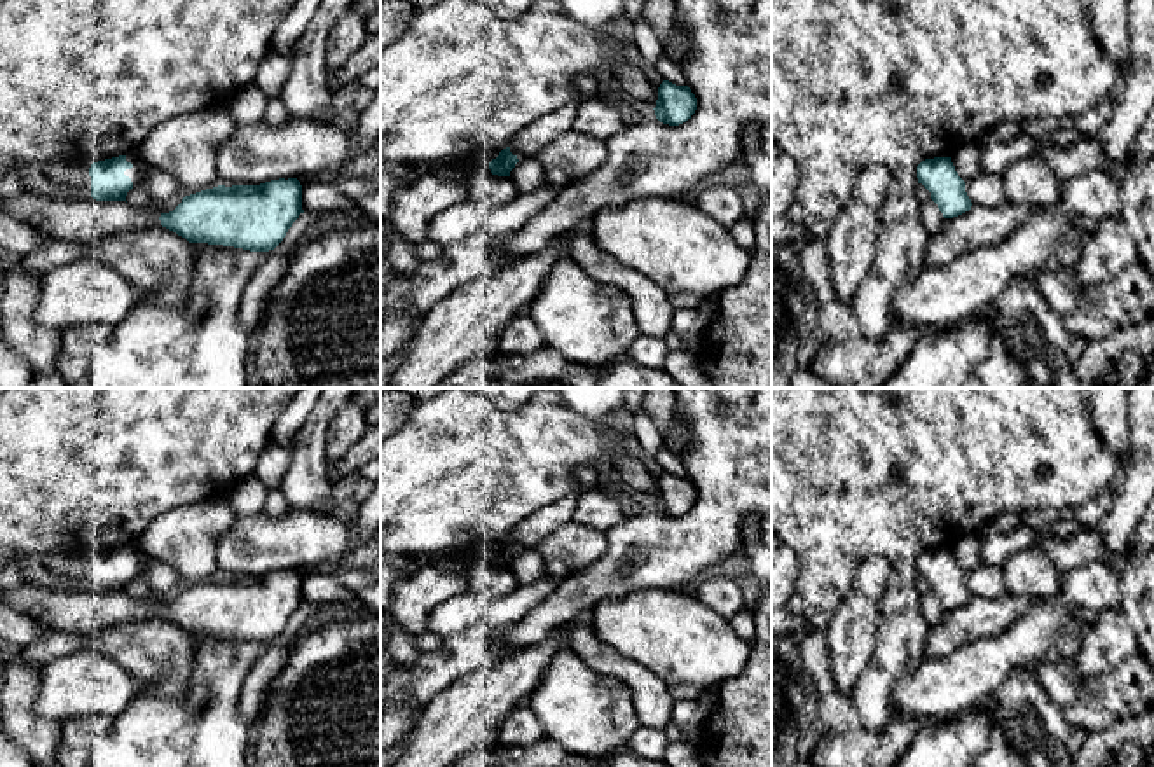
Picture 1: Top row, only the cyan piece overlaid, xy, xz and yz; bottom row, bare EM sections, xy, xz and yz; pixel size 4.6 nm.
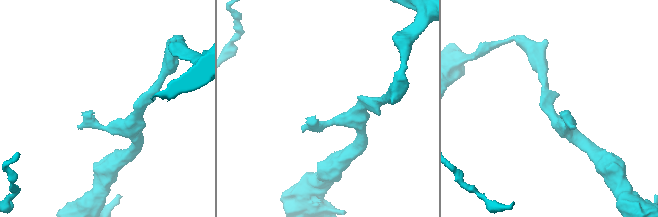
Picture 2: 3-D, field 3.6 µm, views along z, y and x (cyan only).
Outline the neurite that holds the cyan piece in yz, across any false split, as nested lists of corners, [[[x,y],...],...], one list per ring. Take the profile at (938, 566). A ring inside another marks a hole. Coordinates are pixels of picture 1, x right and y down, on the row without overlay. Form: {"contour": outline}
{"contour": [[[951,549],[925,550],[917,557],[917,570],[938,596],[944,610],[958,608],[971,601],[965,573],[955,563]]]}

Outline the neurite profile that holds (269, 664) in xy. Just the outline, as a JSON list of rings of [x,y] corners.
[[[300,605],[292,615],[283,632],[258,657],[248,673],[241,690],[241,720],[255,732],[269,683],[281,673],[288,648],[295,636],[304,629],[306,618],[313,613],[309,605]]]

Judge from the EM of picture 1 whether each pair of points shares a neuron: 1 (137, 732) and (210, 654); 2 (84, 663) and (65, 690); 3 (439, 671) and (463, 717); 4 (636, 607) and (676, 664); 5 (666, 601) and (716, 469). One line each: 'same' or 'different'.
1: same
2: same
3: different
4: same
5: different

